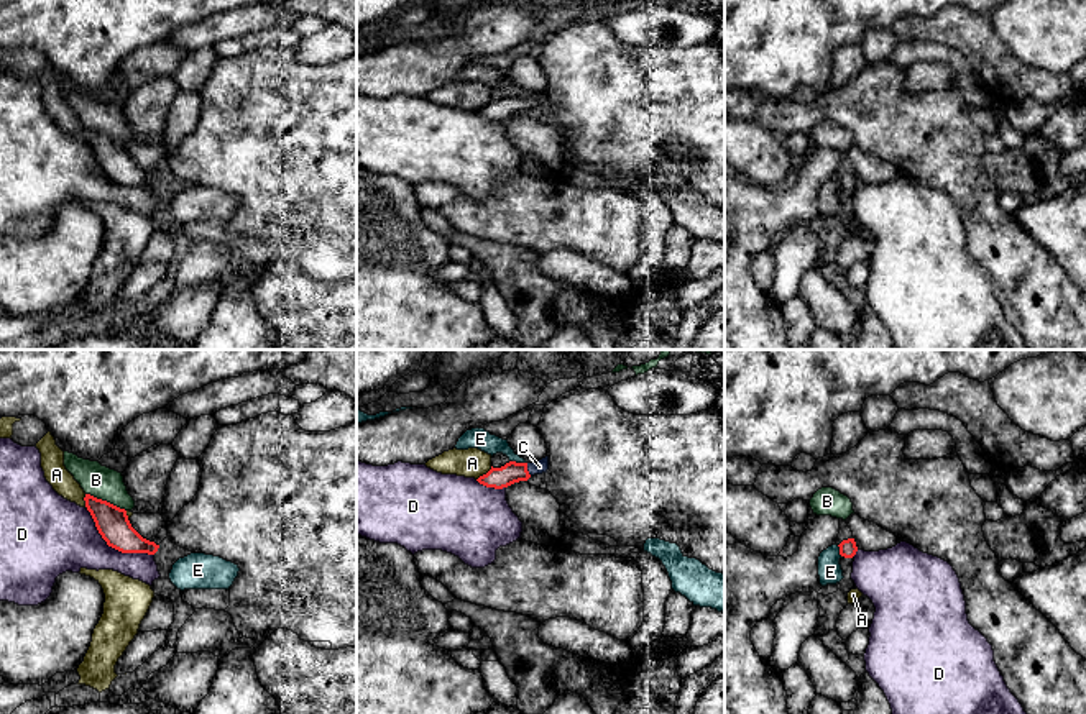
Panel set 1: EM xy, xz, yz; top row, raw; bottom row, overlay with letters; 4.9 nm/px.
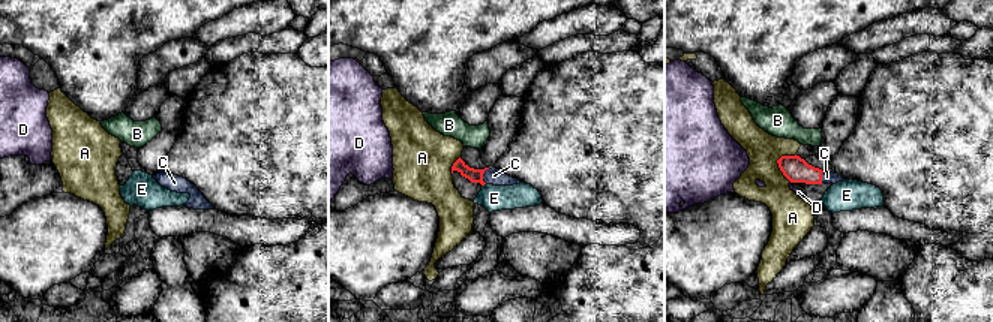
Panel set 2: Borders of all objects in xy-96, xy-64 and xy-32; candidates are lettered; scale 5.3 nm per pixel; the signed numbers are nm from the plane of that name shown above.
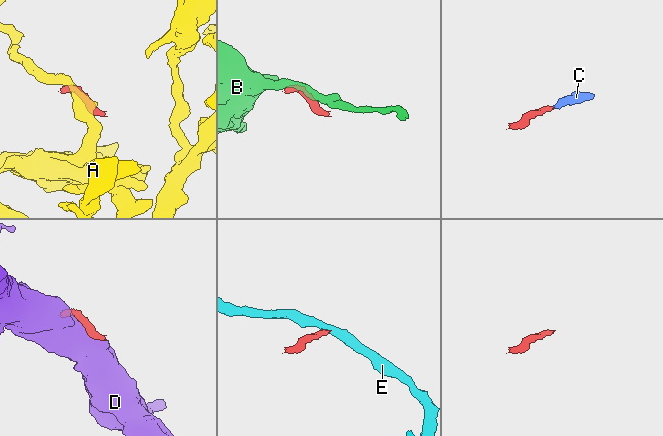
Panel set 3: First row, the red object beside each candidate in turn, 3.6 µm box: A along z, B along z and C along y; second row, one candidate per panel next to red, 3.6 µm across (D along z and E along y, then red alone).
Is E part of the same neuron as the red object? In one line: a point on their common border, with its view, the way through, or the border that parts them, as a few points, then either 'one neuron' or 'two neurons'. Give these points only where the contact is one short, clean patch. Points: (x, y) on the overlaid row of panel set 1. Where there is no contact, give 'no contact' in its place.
xz (518, 463) | along xz (510, 460), (524, 463) | two neurons

